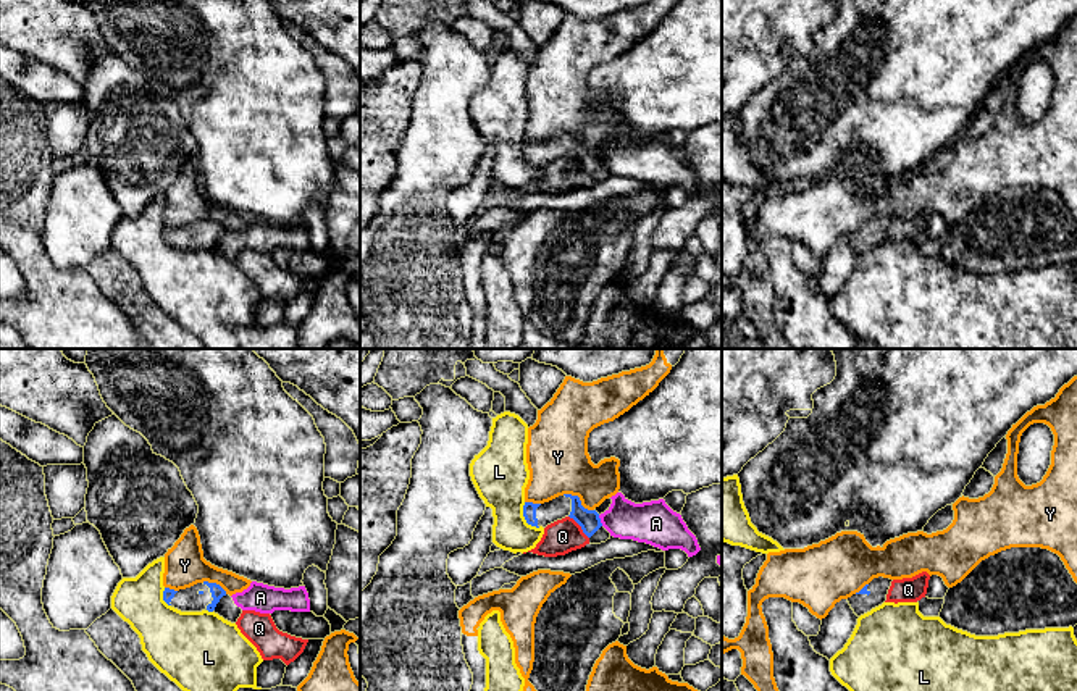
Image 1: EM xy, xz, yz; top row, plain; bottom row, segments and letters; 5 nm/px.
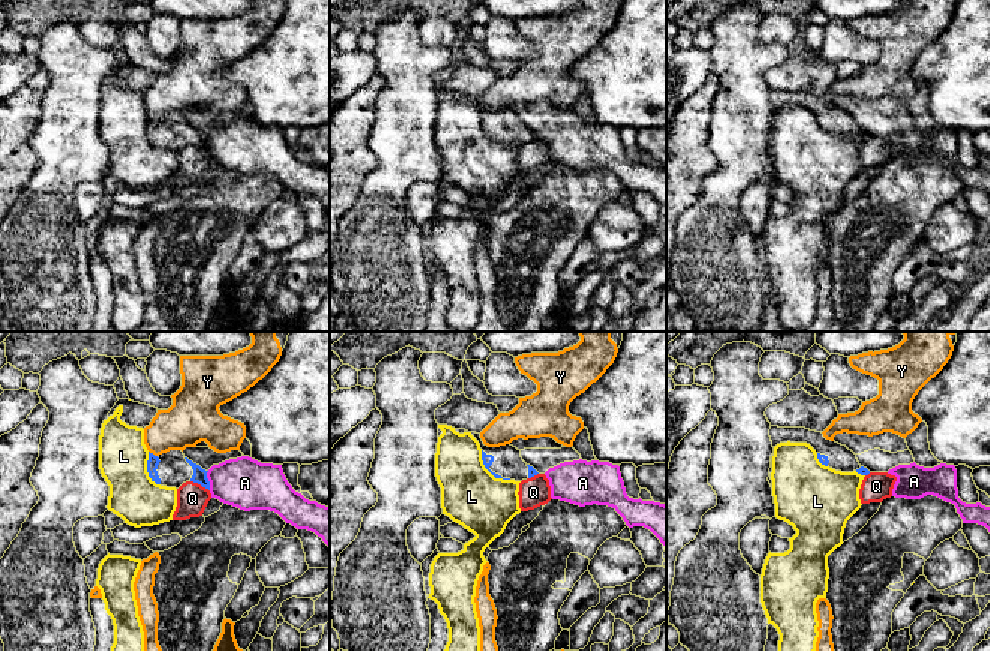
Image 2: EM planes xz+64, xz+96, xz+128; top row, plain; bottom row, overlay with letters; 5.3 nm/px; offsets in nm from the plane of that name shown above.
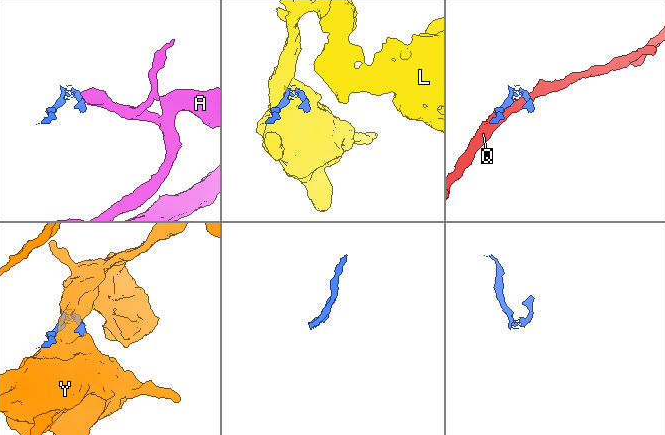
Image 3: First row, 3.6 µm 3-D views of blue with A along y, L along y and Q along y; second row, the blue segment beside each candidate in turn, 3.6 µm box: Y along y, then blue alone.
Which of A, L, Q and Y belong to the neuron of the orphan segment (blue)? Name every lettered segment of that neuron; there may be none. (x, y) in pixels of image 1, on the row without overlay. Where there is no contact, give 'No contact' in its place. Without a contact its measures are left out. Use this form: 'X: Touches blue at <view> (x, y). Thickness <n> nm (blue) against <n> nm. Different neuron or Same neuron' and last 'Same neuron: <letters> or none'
A: Touches blue at xz (599, 159). Thickness 110 nm (blue) against 200 nm. Different neuron
L: Touches blue at xz (525, 157). Thickness 60 nm (blue) against 280 nm. Different neuron
Q: Touches blue at xz (580, 163). Thickness 110 nm (blue) against 170 nm. Different neuron
Y: Touches blue at xz (578, 138). Thickness 110 nm (blue) against 300 nm. Different neuron
Same neuron: none

